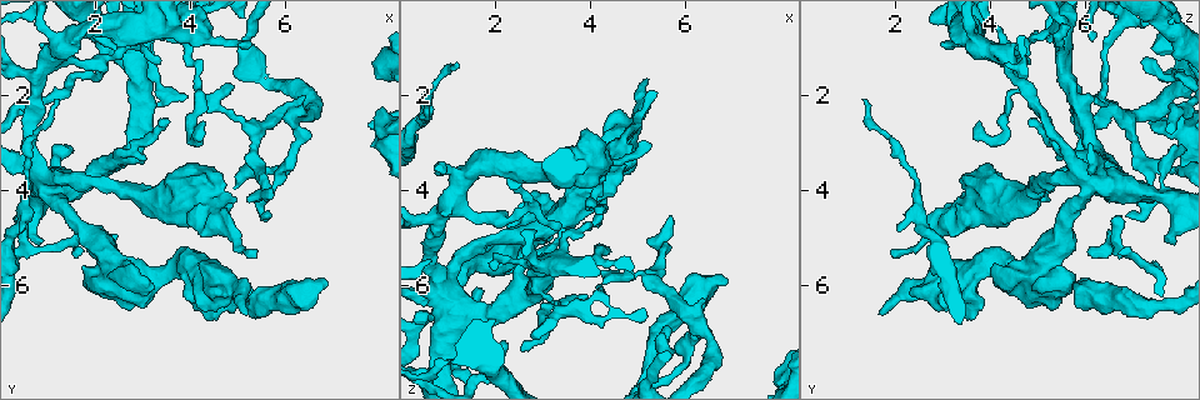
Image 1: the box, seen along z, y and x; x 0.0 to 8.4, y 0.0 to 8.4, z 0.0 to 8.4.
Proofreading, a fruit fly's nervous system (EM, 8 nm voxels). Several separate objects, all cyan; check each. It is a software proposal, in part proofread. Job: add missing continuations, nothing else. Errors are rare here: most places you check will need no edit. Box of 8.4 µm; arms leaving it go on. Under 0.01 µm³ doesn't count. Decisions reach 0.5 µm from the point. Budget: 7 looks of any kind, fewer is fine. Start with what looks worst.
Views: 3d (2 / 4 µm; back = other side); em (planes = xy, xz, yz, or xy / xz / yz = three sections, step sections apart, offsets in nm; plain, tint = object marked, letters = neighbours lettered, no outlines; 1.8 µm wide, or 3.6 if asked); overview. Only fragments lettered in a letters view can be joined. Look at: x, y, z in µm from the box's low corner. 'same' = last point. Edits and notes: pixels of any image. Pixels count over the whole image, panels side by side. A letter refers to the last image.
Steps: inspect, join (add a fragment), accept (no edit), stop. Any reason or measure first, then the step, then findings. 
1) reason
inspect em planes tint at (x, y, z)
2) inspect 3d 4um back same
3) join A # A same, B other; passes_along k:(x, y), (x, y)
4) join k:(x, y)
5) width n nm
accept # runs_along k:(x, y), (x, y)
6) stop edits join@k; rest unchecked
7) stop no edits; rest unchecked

thick end
inspect em planes tint at (6.95, 5.95, 5.90)

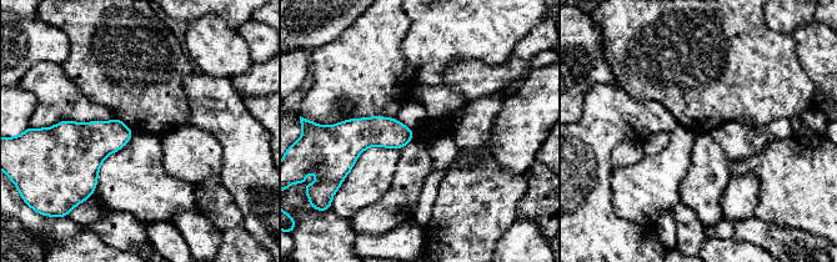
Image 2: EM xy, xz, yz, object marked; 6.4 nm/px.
what lies round it
inspect em planes letters same

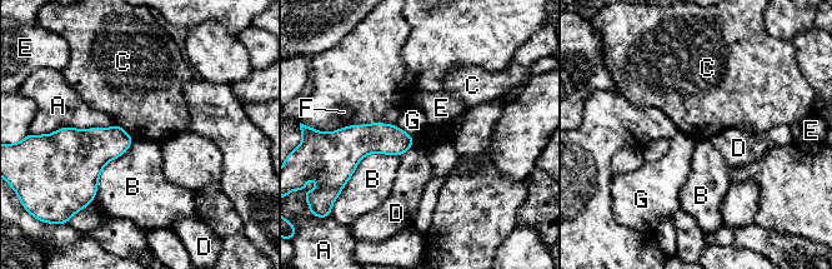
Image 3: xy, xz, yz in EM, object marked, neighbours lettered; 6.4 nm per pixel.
accept # A other, B other, C other, D other, E other, F other, G other; border 3:(115, 124), (121, 126), (134, 139); no lettered fragment goes on from it

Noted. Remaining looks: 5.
inspect 3d 2um at (2.20, 1.25, 7.15)

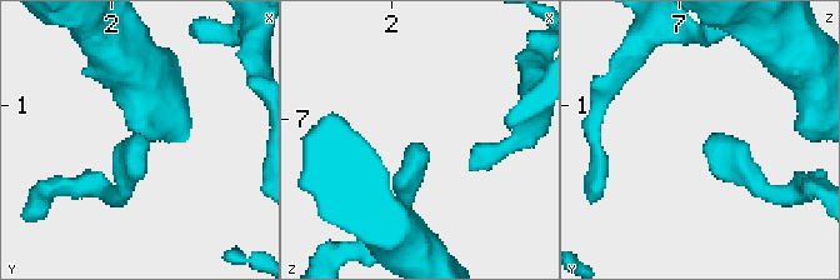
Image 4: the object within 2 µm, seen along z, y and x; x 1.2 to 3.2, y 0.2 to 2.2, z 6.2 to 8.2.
need the tissue
inspect em 3.6um planes letters at (2.18, 1.28, 7.16)

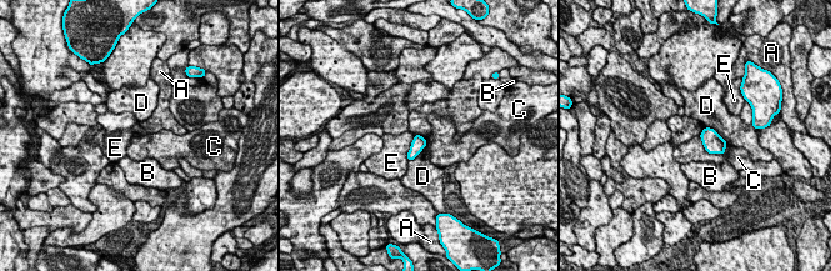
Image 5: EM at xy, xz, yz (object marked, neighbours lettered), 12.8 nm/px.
width 180 nm
accept # A other, B other, C other, D other, E other; border 5:(415, 134), (425, 139); no lettered fragment goes on from it

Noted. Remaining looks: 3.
branch stops here
inspect em planes letters at (5.65, 4.00, 4.55)

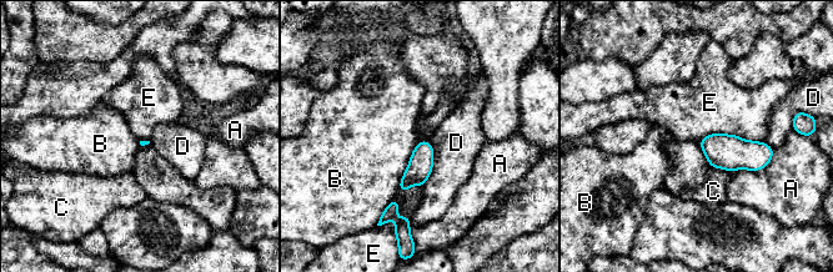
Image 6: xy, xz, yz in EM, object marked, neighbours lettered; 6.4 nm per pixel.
accept # A other, B other, C other, D other, E other; no lettered fragment goes on from it

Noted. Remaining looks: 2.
stop no edits; rest unchecked

